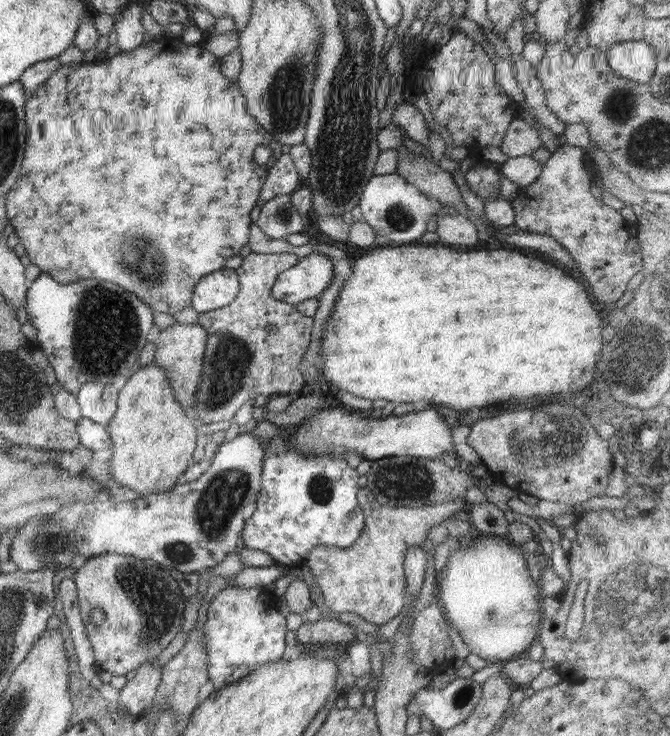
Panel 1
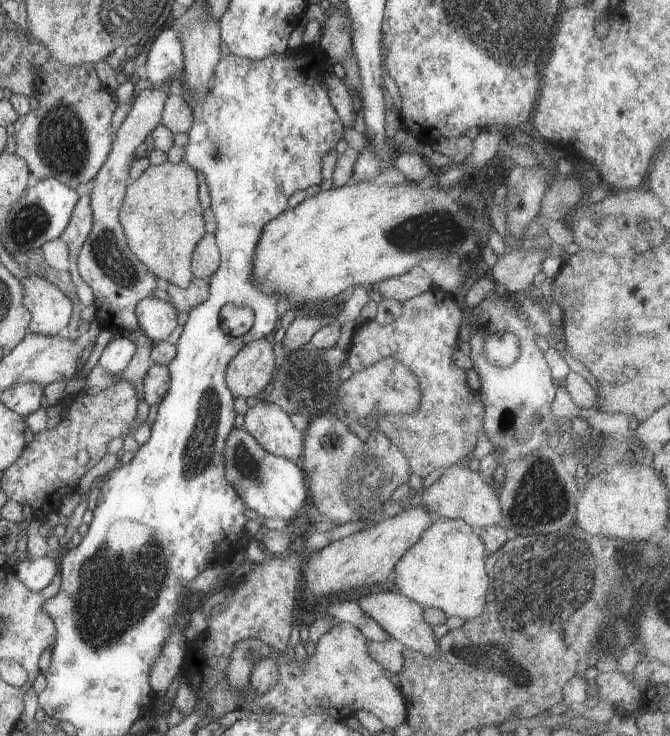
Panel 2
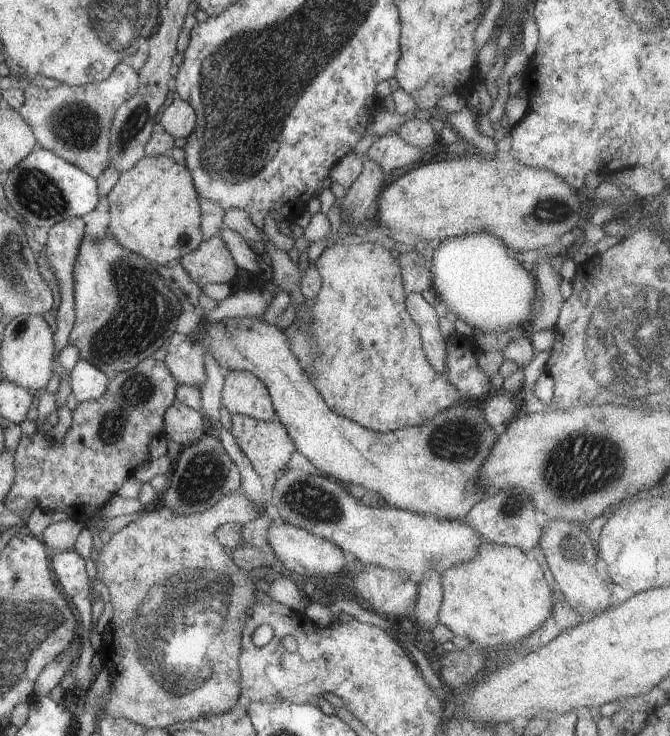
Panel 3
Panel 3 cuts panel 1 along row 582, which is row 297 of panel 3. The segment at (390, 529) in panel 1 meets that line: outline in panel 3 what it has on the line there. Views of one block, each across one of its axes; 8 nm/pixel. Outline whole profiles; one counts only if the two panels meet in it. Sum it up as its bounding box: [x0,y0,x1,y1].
[285,236,464,433]

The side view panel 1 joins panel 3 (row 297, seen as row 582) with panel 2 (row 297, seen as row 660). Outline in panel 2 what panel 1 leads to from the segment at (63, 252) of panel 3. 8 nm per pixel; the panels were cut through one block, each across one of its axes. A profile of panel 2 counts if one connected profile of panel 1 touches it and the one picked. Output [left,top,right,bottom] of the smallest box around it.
[59,194,95,306]

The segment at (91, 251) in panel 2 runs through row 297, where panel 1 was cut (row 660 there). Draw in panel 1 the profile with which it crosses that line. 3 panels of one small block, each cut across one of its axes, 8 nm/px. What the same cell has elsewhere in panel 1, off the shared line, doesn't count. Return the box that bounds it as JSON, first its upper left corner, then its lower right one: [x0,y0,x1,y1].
[72,553,187,676]

